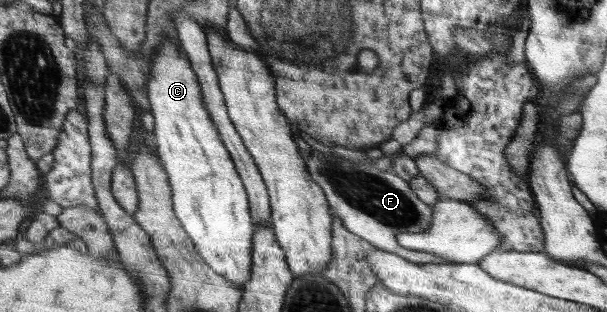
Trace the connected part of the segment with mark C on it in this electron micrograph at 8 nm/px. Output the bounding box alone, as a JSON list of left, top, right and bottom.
[146,41,255,290]

